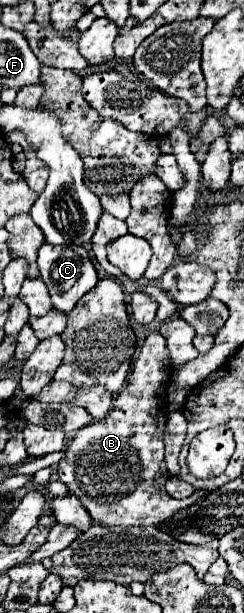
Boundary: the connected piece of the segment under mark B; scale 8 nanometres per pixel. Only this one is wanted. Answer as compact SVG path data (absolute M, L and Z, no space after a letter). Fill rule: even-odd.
M153 331L141 351L139 357L133 365L133 373L123 387L123 391L117 395L113 409L109 415L101 421L95 421L81 431L77 431L71 441L65 447L65 457L59 461L59 481L63 481L71 493L75 493L83 507L89 511L89 515L99 523L99 525L119 525L119 527L133 527L133 525L159 525L173 517L179 510L196 504L199 499L203 499L209 491L197 489L191 497L177 501L167 495L165 489L157 491L153 487L153 475L157 475L157 467L161 467L161 457L163 457L163 429L167 423L167 389L171 383L171 357L167 351L165 337L157 331Z

